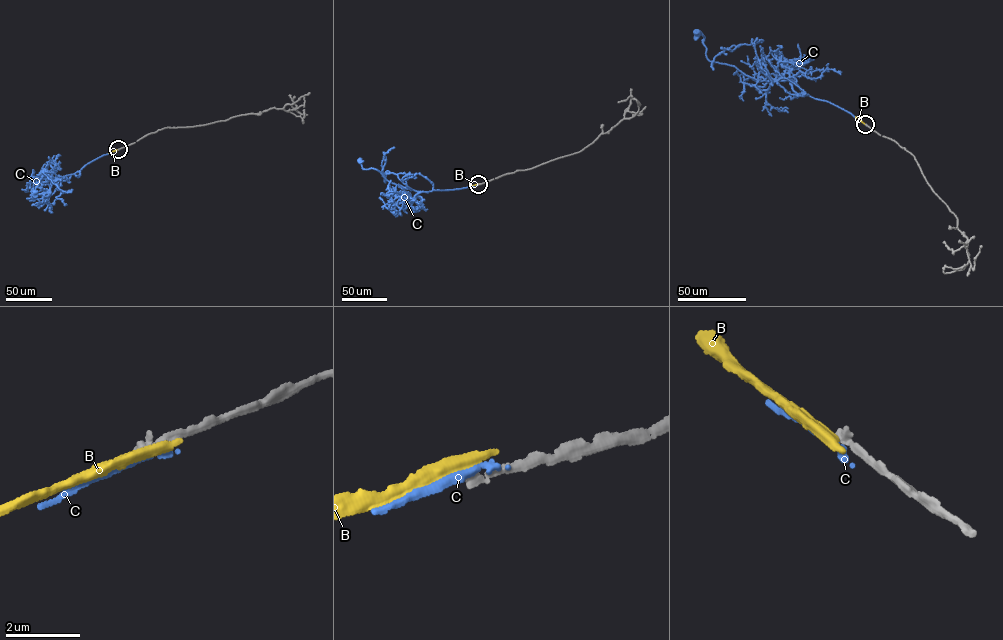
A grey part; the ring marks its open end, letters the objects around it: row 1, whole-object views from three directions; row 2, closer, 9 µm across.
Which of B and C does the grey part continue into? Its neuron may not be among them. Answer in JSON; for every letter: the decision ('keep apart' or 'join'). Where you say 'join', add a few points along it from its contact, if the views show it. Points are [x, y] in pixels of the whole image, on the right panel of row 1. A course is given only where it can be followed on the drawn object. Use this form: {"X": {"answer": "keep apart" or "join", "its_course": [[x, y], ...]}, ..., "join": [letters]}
{"B": {"answer": "keep apart"}, "C": {"answer": "keep apart"}, "join": []}

